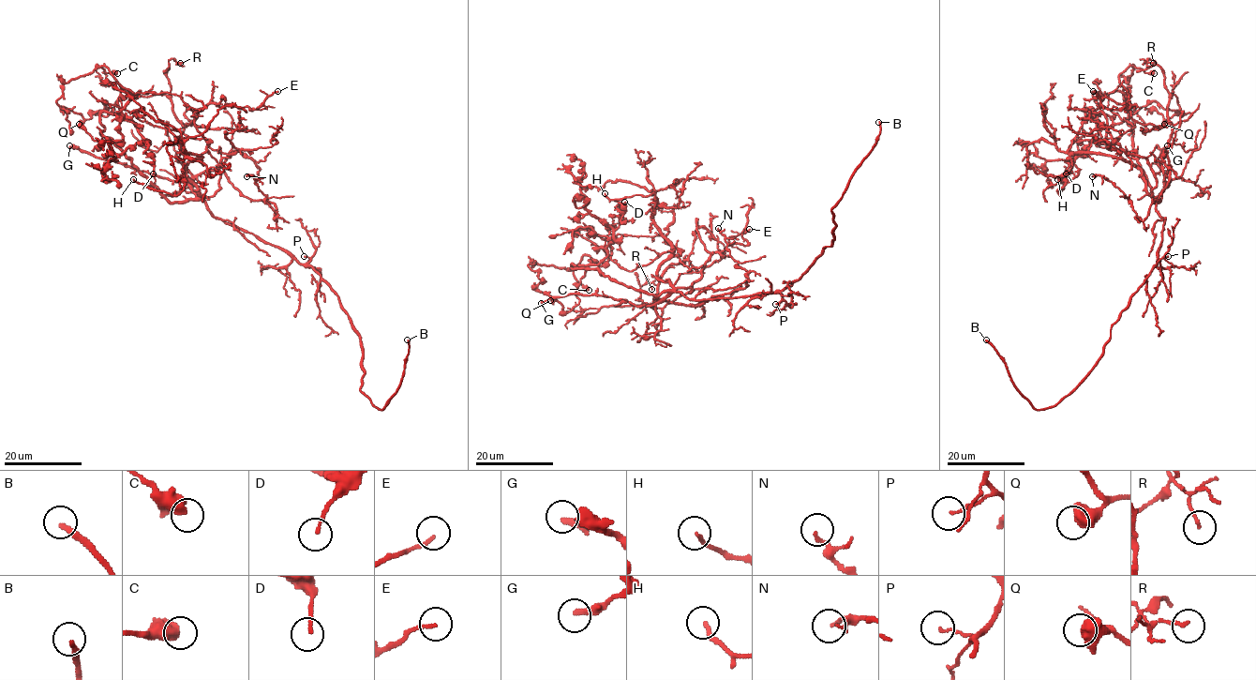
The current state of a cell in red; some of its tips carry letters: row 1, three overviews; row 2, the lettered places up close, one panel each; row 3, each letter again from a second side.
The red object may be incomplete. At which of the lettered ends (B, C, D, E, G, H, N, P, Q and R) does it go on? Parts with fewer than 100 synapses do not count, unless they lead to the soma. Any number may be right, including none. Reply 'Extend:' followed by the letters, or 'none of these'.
Extend: B

